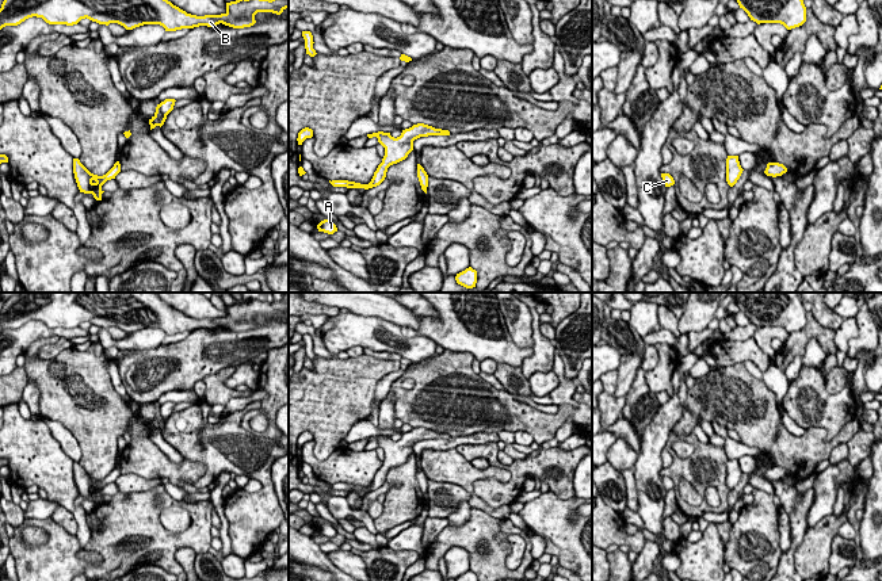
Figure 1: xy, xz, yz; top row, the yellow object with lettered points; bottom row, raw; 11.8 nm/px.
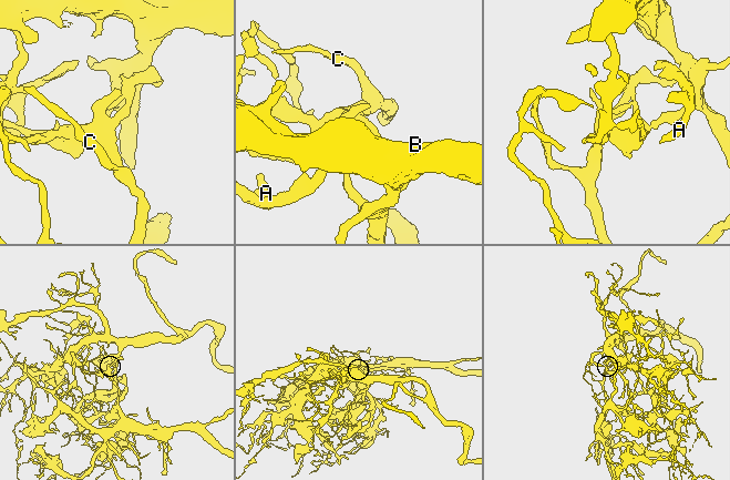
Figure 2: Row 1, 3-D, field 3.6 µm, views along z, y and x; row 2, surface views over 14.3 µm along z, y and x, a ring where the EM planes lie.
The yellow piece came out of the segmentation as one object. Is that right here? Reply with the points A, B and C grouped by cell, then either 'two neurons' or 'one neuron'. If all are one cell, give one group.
A B / C; two neurons

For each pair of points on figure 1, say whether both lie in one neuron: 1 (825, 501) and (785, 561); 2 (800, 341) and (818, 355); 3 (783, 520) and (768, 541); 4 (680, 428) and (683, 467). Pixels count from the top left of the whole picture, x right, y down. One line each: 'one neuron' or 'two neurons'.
1: two neurons
2: two neurons
3: two neurons
4: two neurons

